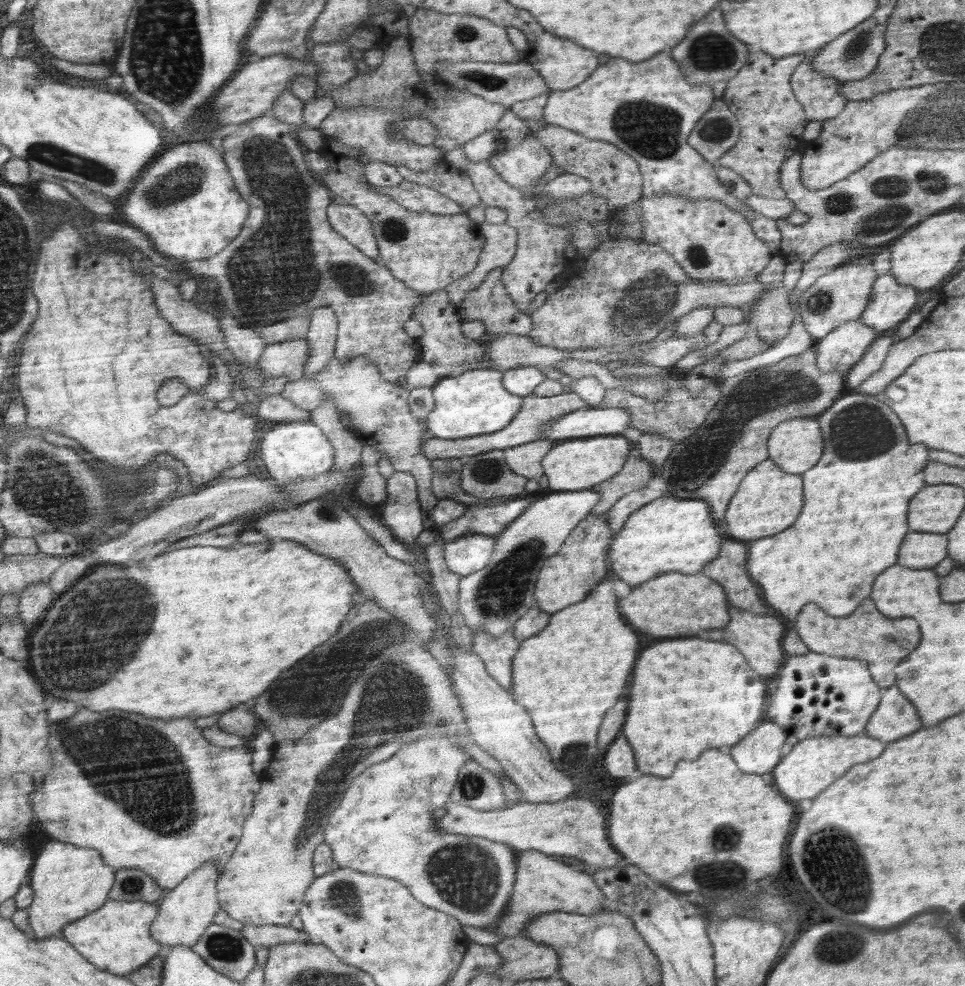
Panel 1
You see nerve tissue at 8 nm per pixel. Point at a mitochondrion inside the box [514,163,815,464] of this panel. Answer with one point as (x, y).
(646, 303)

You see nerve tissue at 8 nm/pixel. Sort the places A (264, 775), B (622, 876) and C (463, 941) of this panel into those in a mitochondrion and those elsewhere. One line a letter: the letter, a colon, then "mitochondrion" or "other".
A: other
B: other
C: other

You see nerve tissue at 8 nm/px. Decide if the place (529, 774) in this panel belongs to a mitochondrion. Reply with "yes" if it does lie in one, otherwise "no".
no

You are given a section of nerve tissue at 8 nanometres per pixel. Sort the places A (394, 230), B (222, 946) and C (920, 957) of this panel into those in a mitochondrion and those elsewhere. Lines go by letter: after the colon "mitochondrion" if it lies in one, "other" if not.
A: mitochondrion
B: mitochondrion
C: other

